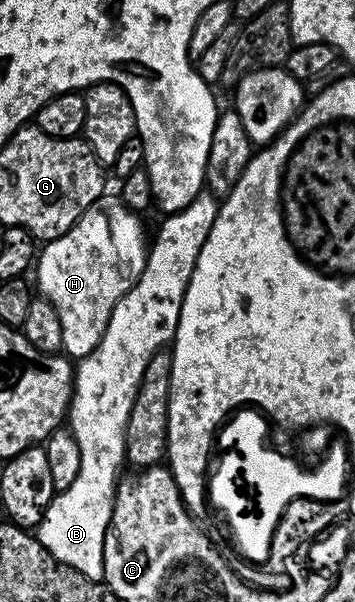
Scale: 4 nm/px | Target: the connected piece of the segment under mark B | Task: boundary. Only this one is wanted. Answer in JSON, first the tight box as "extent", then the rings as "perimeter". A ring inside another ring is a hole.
{"extent":[35,457,118,581],"perimeter":[[[86,457],[86,463],[81,463],[74,483],[65,491],[56,491],[48,503],[48,507],[43,511],[43,515],[35,528],[36,540],[49,551],[60,563],[65,563],[68,567],[73,567],[80,575],[85,575],[90,580],[100,581],[104,578],[104,542],[106,541],[106,529],[114,523],[112,513],[117,510],[118,498],[118,477],[112,471],[110,465],[106,463],[92,463],[94,459]],[[98,479],[106,479],[104,489],[98,489]]]}

